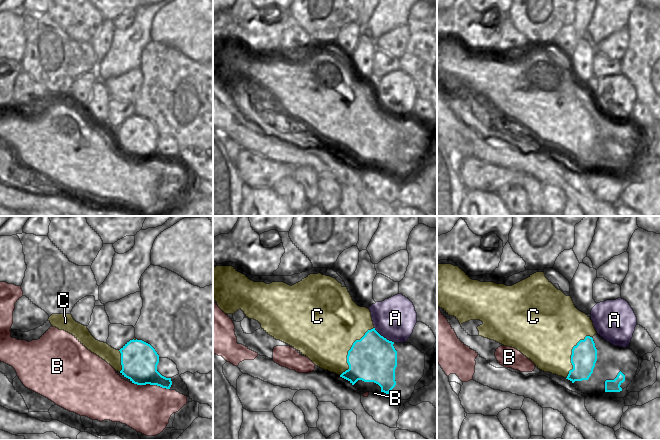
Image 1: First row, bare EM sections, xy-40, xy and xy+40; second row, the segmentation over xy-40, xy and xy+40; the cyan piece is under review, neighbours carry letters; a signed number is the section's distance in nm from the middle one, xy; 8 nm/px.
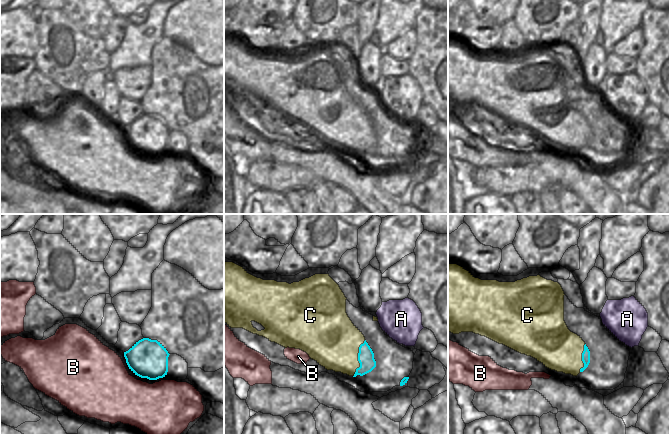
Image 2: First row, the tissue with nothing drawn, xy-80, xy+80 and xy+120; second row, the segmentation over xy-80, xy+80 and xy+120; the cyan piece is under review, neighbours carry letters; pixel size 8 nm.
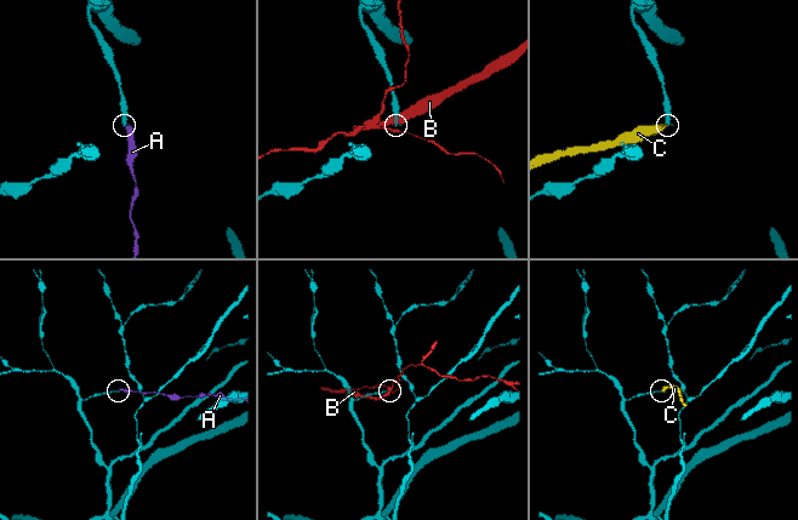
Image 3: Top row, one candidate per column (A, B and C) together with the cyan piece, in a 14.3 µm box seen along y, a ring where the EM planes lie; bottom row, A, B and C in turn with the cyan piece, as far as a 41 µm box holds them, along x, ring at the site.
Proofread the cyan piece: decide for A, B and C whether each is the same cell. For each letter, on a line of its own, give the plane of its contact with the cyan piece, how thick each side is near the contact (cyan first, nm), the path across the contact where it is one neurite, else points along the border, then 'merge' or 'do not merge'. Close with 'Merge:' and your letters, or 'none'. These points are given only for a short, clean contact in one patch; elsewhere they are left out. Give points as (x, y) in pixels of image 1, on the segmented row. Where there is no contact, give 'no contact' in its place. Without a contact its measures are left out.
A: meets cyan in xy; 380 nm thick on the cyan side, 340 nm on the other; merge
B: meets cyan in xy-40; 300 nm thick on the cyan side, 380 nm on the other; border along xy-40 (134, 383), (156, 384), (169, 389); do not merge
C: meets cyan in xy; 380 nm thick on the cyan side, 500 nm on the other; do not merge
Merge: A

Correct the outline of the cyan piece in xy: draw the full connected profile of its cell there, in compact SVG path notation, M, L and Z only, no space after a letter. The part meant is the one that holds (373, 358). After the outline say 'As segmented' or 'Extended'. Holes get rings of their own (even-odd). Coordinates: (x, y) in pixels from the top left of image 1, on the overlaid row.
M375 328L356 340L348 351L349 369L340 377L354 385L358 380L374 382L381 387L381 392L389 394L395 387L395 369L397 351L394 342L381 336Z. As segmented.

